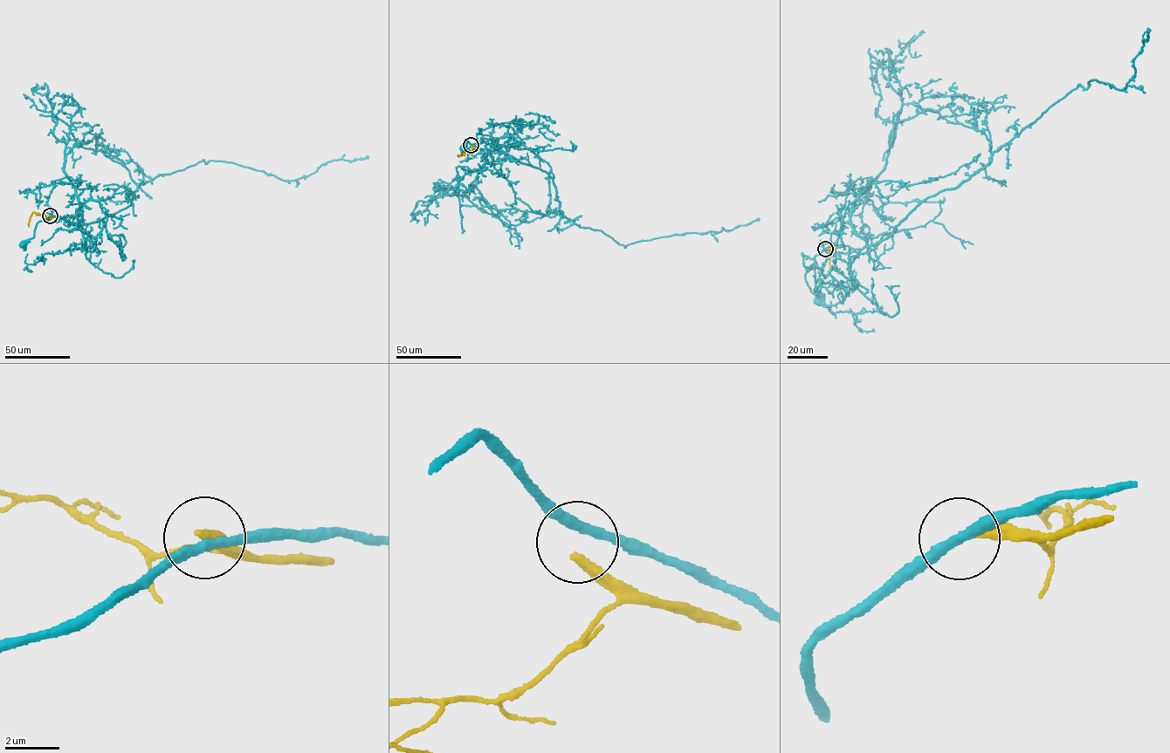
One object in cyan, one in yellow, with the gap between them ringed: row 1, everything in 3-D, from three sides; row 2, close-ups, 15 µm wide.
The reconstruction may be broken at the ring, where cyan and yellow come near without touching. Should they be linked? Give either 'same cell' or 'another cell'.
another cell

